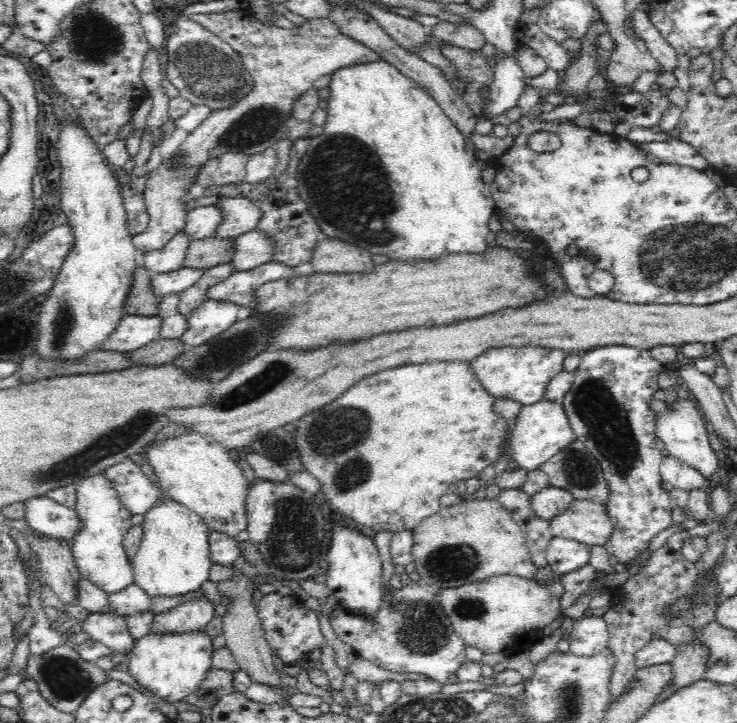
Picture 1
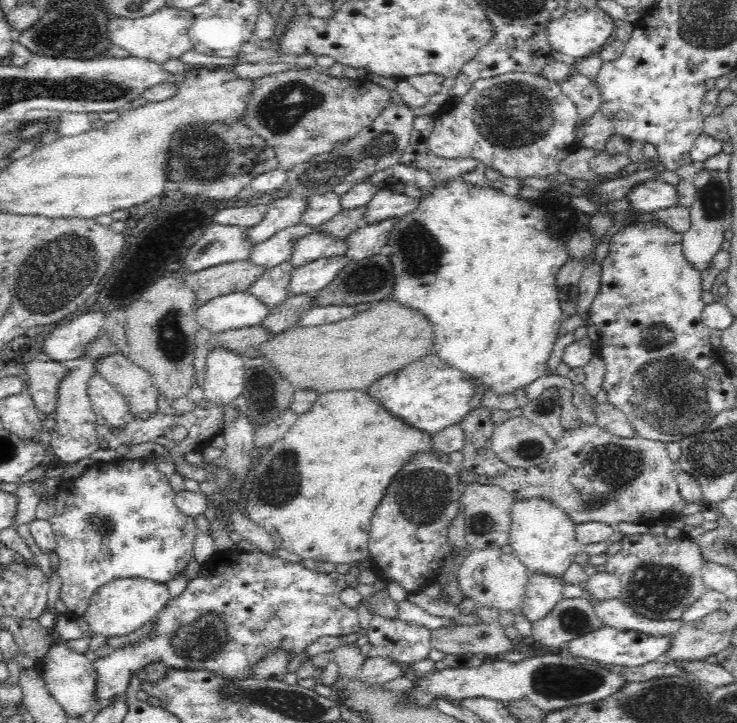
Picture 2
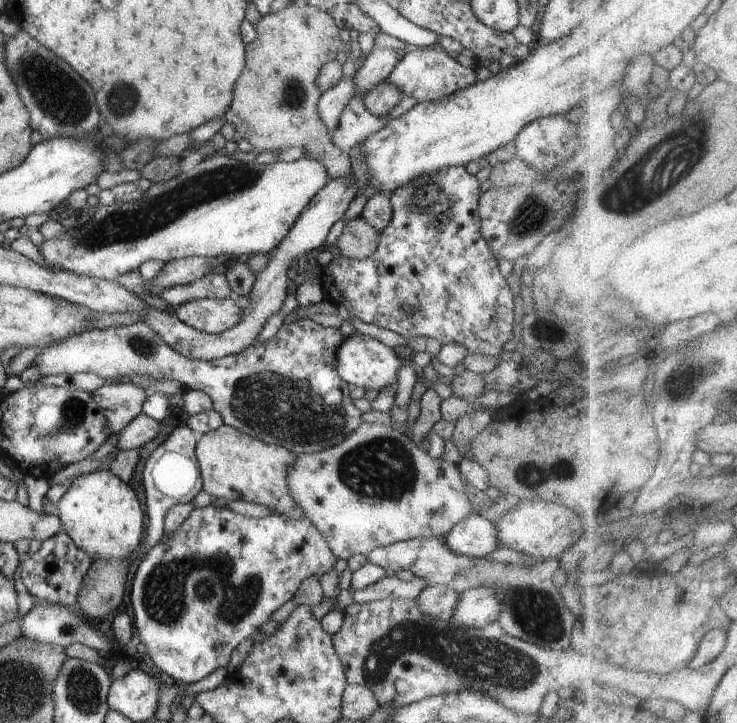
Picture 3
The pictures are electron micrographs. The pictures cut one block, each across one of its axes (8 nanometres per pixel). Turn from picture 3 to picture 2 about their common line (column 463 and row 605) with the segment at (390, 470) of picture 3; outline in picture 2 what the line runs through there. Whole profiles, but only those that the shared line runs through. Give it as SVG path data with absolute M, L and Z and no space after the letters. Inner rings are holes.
M473 549L464 557L457 572L458 588L463 598L474 600L478 607L488 606L497 612L518 612L518 606L524 600L530 573L526 565L512 553L500 549Z

